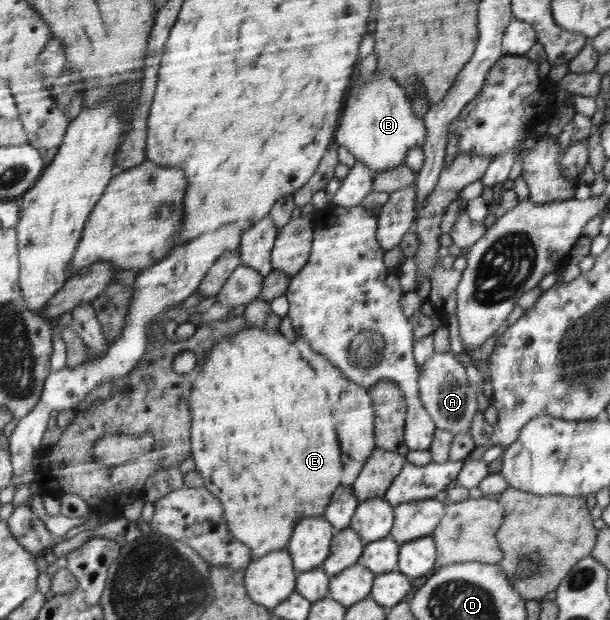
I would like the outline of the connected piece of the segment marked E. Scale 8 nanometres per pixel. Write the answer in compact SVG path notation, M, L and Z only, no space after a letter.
M248 325L241 333L220 339L218 345L215 345L211 351L212 354L207 359L207 363L203 363L203 367L198 369L198 374L203 375L203 379L199 379L199 387L195 387L195 405L191 403L191 407L195 407L195 455L192 455L192 458L195 461L195 469L204 479L203 486L219 501L223 499L221 503L223 507L227 507L227 511L224 509L224 515L230 532L235 539L247 544L247 547L253 551L253 560L258 560L265 554L285 548L296 526L295 523L298 523L299 519L323 516L327 505L331 503L331 495L341 483L339 481L341 451L339 451L339 441L335 433L335 419L333 419L333 411L329 409L325 389L315 377L315 373L319 375L319 371L314 370L315 363L309 363L303 358L297 347L281 332Z

